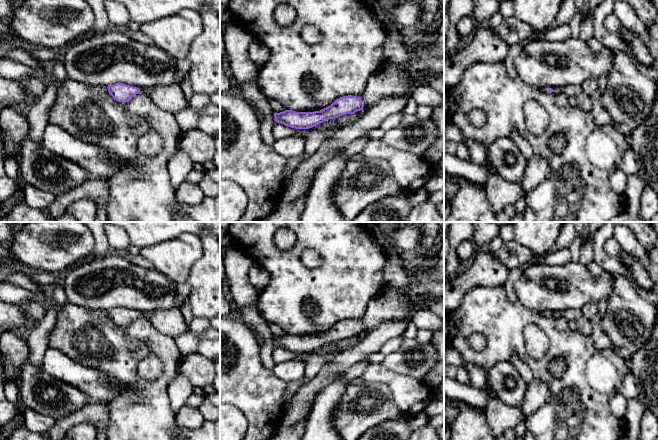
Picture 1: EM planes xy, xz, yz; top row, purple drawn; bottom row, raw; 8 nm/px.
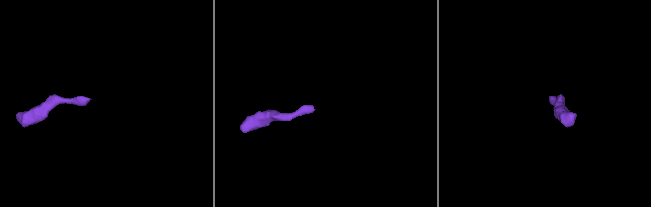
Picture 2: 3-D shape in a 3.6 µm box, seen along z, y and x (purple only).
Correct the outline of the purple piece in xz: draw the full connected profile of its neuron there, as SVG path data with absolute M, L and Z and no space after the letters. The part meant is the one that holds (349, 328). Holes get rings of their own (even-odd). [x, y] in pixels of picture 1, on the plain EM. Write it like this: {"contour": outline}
{"contour": "M385 288L385 290L378 296L373 298L367 305L367 310L361 321L357 320L343 320L336 323L330 330L315 336L296 336L292 334L285 334L280 337L274 337L275 345L285 350L295 353L309 353L317 348L323 347L325 344L335 343L337 341L354 338L363 333L363 331L371 330L386 320L401 320L410 318L419 310L429 310L436 315L439 315L444 320L444 298L428 301L421 301L416 298L410 300L404 293L398 292L397 289Z"}

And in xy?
{"contour": "M116 307L107 311L109 318L118 326L128 326L138 317L149 319L151 313L139 313L123 307Z"}

